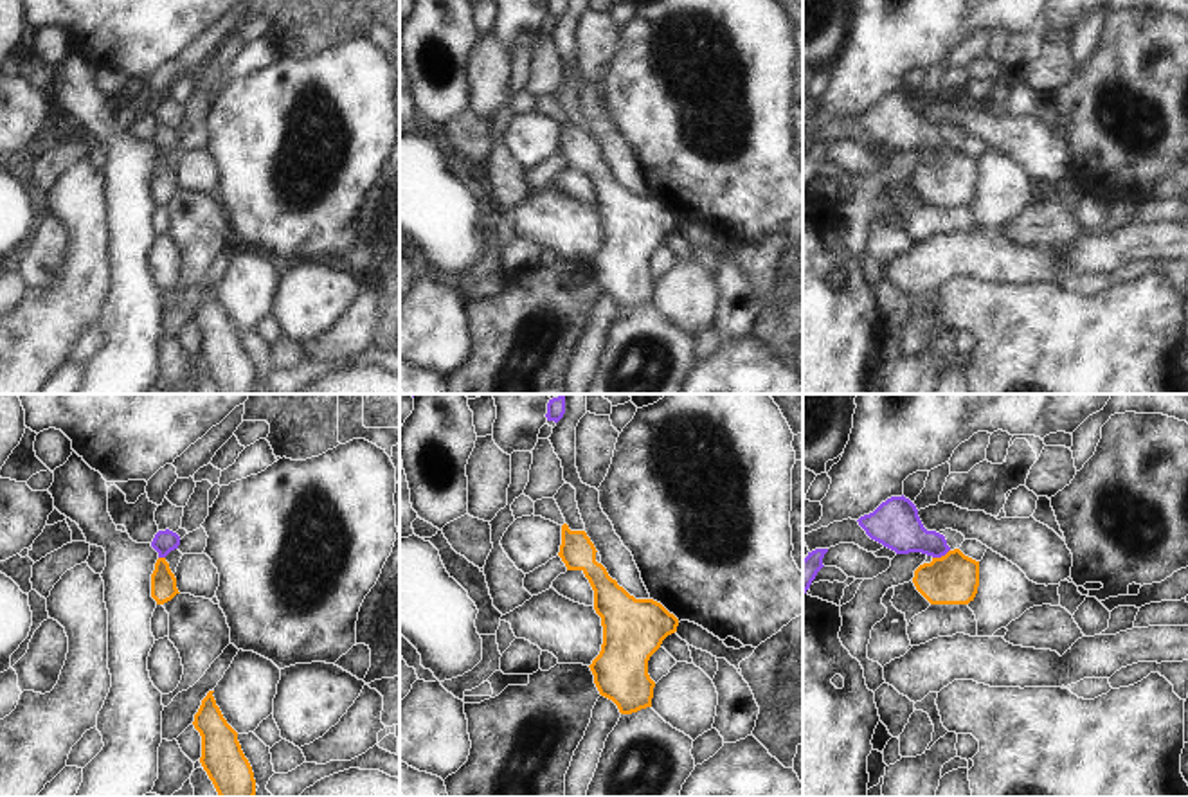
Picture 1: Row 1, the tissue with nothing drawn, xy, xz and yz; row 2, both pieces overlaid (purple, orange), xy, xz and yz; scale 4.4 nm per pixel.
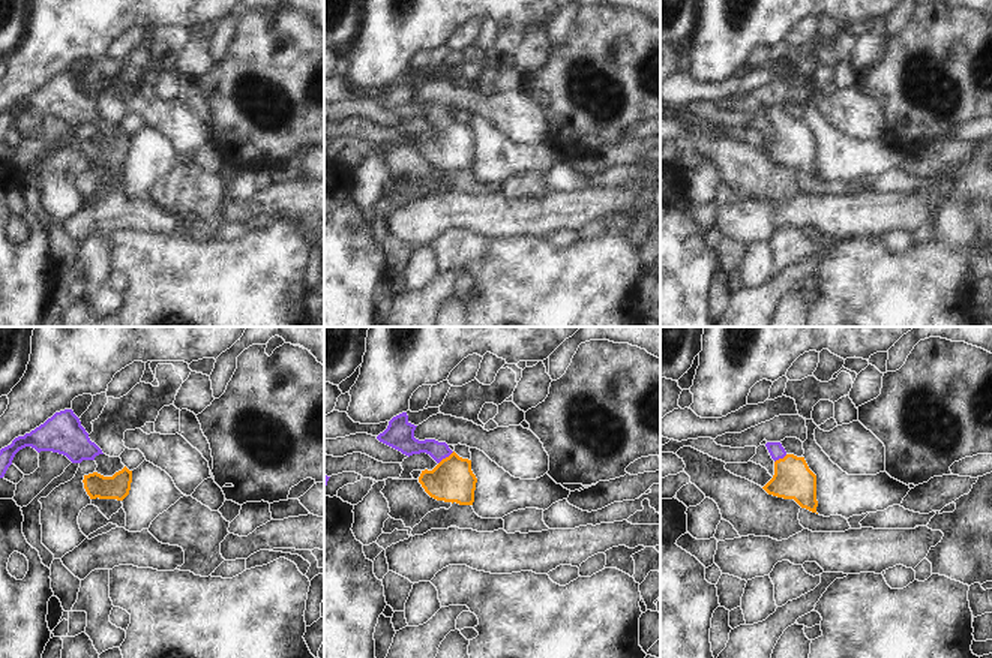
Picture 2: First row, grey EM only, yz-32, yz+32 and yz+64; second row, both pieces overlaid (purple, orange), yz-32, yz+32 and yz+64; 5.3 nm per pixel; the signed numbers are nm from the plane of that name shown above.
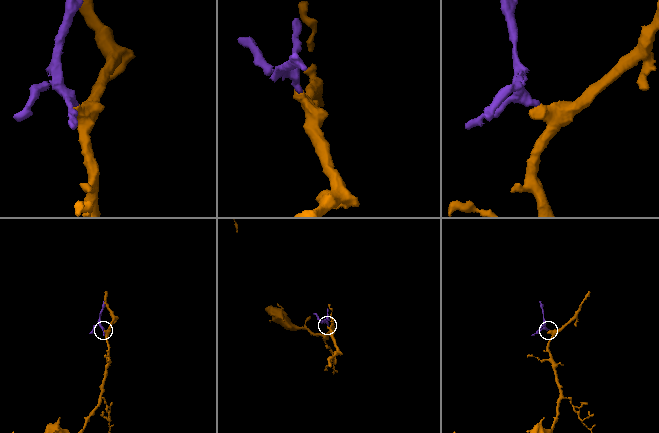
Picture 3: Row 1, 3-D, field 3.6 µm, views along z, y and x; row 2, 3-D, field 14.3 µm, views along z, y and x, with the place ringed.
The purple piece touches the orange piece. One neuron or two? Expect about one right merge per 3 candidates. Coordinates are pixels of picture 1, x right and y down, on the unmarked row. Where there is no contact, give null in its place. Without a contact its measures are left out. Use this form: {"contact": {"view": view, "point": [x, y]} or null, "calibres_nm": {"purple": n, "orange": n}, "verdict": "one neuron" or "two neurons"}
{"contact": {"view": "yz", "point": [940, 153]}, "calibres_nm": {"purple": 220, "orange": 220}, "verdict": "one neuron"}

